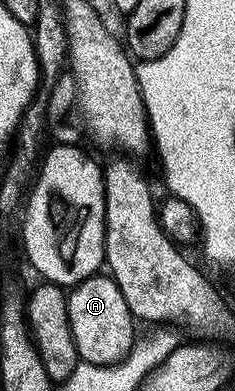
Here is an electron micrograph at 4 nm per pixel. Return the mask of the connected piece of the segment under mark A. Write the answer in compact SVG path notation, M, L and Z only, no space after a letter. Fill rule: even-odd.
M108 274L89 276L85 281L68 289L67 314L75 350L78 357L86 365L112 364L129 354L134 343L133 324L135 317L133 311L127 306L127 298L119 290L119 286Z

